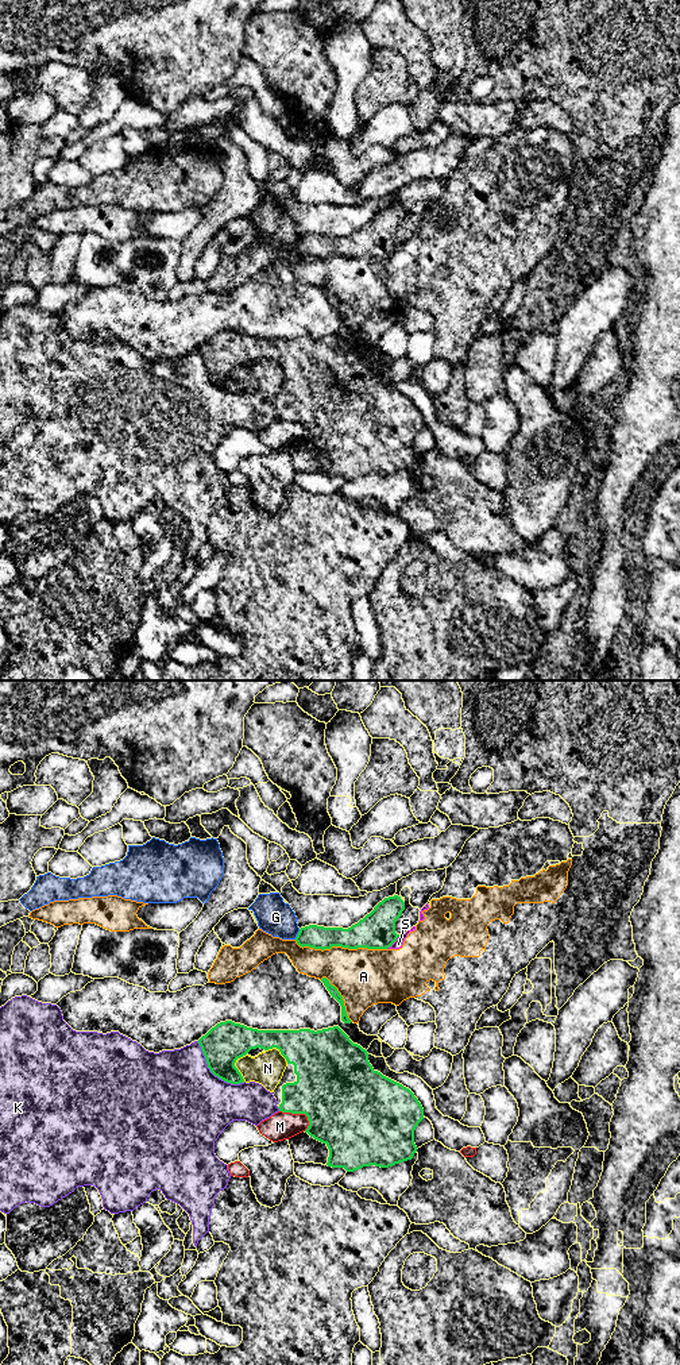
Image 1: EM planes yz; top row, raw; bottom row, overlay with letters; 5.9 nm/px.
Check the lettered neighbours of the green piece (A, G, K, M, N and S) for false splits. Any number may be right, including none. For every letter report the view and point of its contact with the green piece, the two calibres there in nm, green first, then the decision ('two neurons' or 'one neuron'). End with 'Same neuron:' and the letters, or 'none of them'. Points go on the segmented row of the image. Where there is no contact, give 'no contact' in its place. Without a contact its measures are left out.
A: yz (340, 945) | 220/340 nm | two neurons
G: yz (297, 934) | 140/200 nm | two neurons
K: yz (213, 1074) | 240/500 nm | two neurons
M: yz (298, 1113) | 460/160 nm | two neurons
N: yz (234, 1065) | 240/200 nm | two neurons
S: yz (393, 943) | 220/50 nm | two neurons
Same neuron: none of them

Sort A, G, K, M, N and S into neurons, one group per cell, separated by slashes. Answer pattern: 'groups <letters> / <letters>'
groups A S / G / K / M / N

